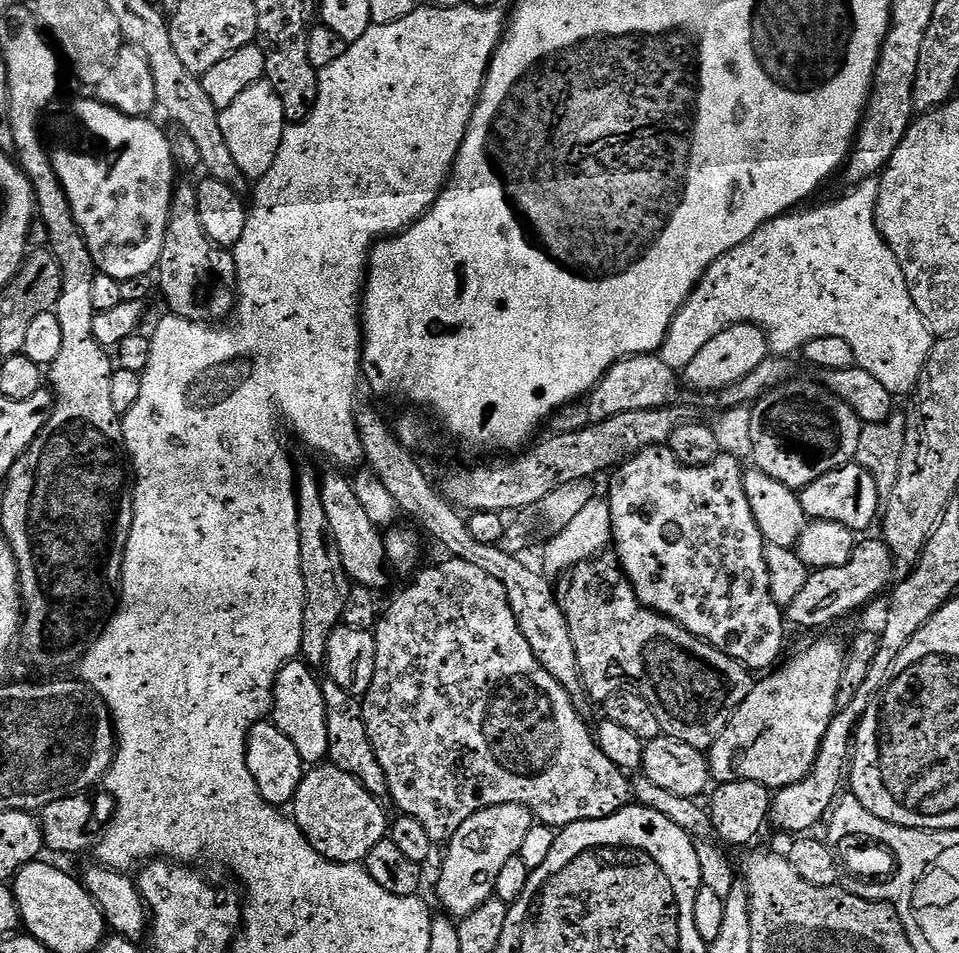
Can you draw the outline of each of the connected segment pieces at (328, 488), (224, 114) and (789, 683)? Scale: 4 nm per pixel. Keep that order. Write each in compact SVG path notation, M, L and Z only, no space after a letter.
M332 471L336 472L323 473L320 489L326 519L330 521L338 550L342 550L342 566L346 566L348 577L357 585L369 590L384 588L388 584L388 568L390 569L388 551L384 548L385 533L365 513L365 508L355 493L353 481L343 471Z
M261 82L250 86L250 90L245 90L235 102L230 102L230 106L220 112L220 125L222 134L226 134L226 146L230 146L230 154L234 154L238 170L242 170L245 176L259 178L272 169L286 121L280 95L271 83Z
M820 640L810 645L805 652L798 653L785 668L777 667L768 674L773 676L765 675L760 678L765 680L757 679L750 694L746 694L742 706L734 710L726 730L722 730L711 748L707 749L712 780L717 785L745 780L758 782L770 790L779 790L806 778L818 758L822 738L838 711L838 690L842 686L845 659L846 648L843 643L840 645L836 640Z

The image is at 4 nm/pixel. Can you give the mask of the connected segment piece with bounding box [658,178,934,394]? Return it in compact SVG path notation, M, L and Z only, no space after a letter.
M879 179L864 180L859 186L851 189L852 193L849 196L836 201L834 204L824 204L821 208L810 209L809 212L785 214L776 220L769 220L749 240L734 246L734 250L722 254L722 258L715 260L710 266L710 270L706 270L706 274L700 279L700 283L697 284L688 301L682 305L680 313L674 318L674 322L664 339L664 344L658 353L666 362L666 366L683 370L687 368L690 362L694 362L698 350L702 350L702 346L706 346L706 342L710 342L710 338L722 334L728 328L733 328L735 324L757 324L758 327L768 333L769 349L775 355L785 358L791 357L793 355L791 352L799 353L810 342L814 342L814 338L842 338L854 350L857 365L862 370L874 374L874 378L878 378L878 382L882 382L882 386L886 386L886 390L890 390L893 394L911 393L920 381L920 375L928 361L934 337L932 331L926 326L922 314L918 314L918 306L914 306L914 298L910 298L910 290L906 286L902 266L898 266L898 258L894 258L890 246L884 241L876 225L876 203L878 202L879 189Z

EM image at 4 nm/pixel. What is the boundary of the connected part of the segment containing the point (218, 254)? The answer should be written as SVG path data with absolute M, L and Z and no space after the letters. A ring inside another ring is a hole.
M177 183L172 190L166 238L158 265L158 292L168 303L167 311L199 324L215 325L236 311L236 263L229 249L218 246L202 230L198 215L196 184Z

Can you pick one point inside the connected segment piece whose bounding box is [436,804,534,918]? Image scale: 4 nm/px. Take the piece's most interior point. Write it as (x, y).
(480, 847)

